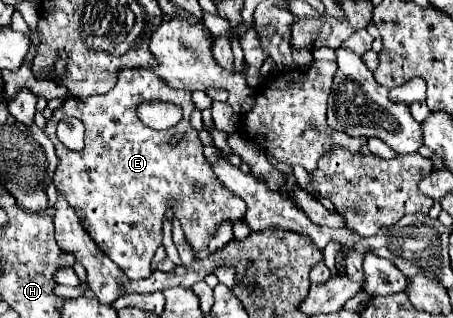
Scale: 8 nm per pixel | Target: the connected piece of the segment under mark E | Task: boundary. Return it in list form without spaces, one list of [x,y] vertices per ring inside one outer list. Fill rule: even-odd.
[[[128,68],[120,70],[116,86],[104,95],[90,96],[85,100],[64,100],[63,106],[54,112],[54,116],[46,124],[46,136],[56,146],[58,156],[58,168],[54,174],[54,184],[58,192],[68,200],[68,204],[76,210],[76,214],[82,218],[86,230],[90,232],[92,240],[100,246],[100,250],[110,256],[112,262],[116,262],[124,274],[130,280],[148,278],[152,274],[152,258],[156,248],[162,242],[162,218],[168,210],[168,198],[174,198],[174,214],[182,222],[186,240],[194,250],[204,250],[214,236],[216,228],[222,220],[242,220],[246,214],[246,204],[242,198],[234,196],[228,188],[222,186],[222,182],[214,176],[210,164],[206,162],[202,154],[202,142],[198,138],[198,132],[190,126],[190,114],[194,110],[192,94],[186,90],[172,90],[166,86],[164,80],[160,80],[152,70],[144,68]],[[144,100],[166,100],[182,108],[182,120],[170,128],[156,132],[148,126],[144,126],[136,116],[136,106]],[[64,117],[76,117],[86,126],[86,146],[80,152],[68,150],[58,138],[56,138],[56,124]],[[174,132],[184,132],[186,138],[178,146],[170,146],[168,138]]]

